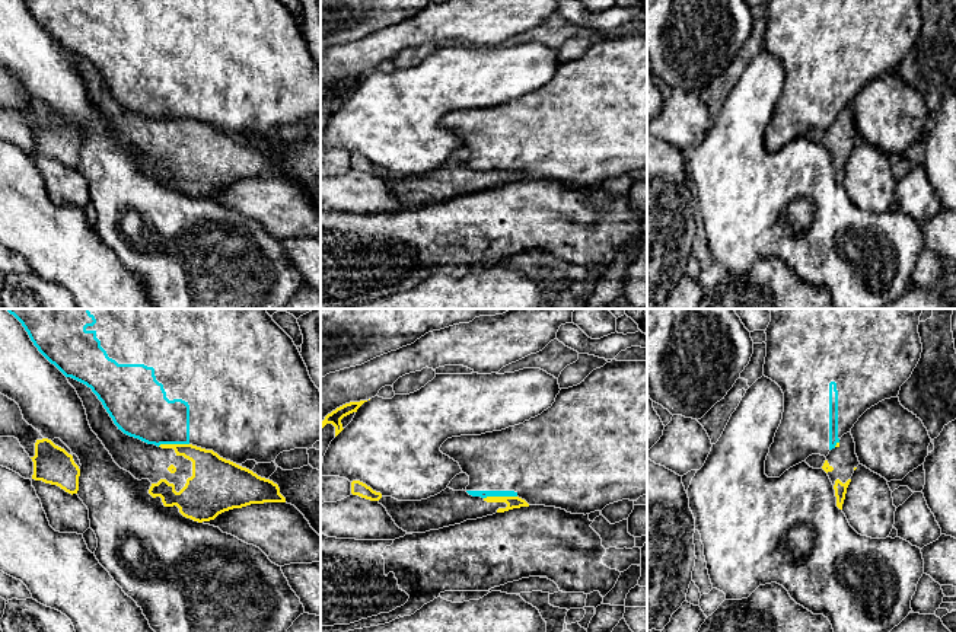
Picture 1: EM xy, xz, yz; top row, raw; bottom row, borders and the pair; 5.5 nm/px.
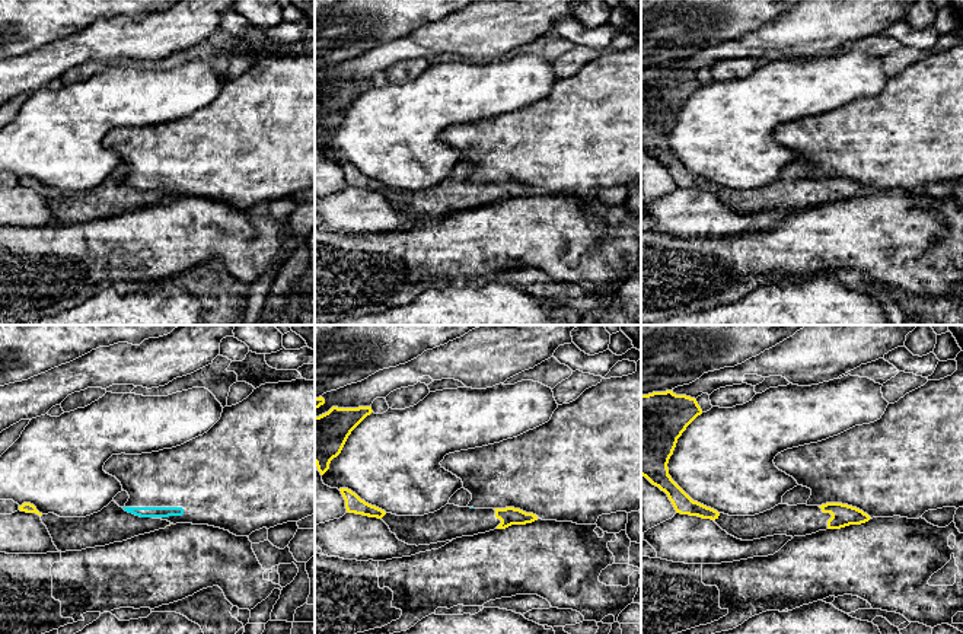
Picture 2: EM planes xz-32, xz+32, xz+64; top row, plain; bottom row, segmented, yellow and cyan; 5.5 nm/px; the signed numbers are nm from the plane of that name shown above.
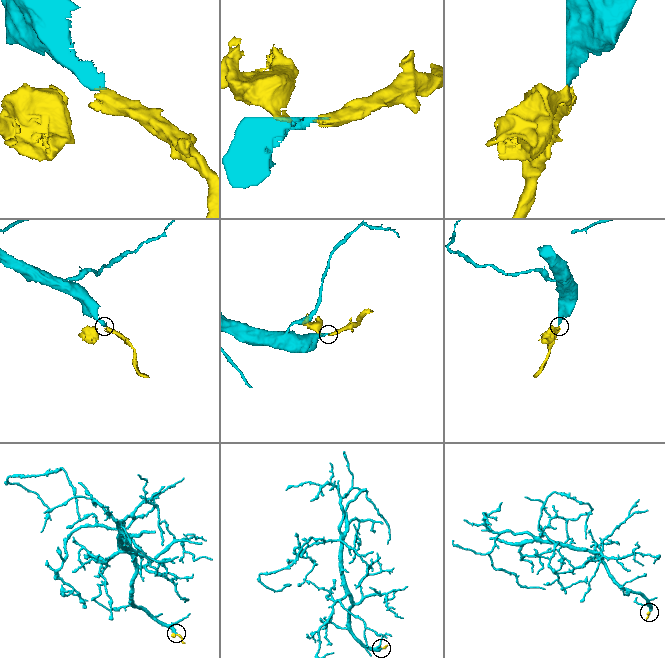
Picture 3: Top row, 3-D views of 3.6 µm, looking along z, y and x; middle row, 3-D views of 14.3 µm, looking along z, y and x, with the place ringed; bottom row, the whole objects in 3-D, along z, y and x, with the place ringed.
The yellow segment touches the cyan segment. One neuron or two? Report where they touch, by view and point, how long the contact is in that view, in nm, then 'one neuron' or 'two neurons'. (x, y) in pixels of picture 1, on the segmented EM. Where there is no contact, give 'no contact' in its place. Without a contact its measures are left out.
contact xz (500, 497); length 180 nm; two neurons

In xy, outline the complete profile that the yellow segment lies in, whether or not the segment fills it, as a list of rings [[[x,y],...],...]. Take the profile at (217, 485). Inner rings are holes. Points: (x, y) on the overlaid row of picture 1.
[[[67,377],[67,380],[83,402],[92,431],[102,441],[114,462],[136,479],[149,479],[152,482],[149,494],[153,498],[160,497],[165,507],[176,505],[184,517],[203,523],[214,520],[224,511],[251,504],[286,502],[277,483],[220,457],[213,450],[192,444],[160,444],[157,447],[124,434],[90,387],[71,377]]]

